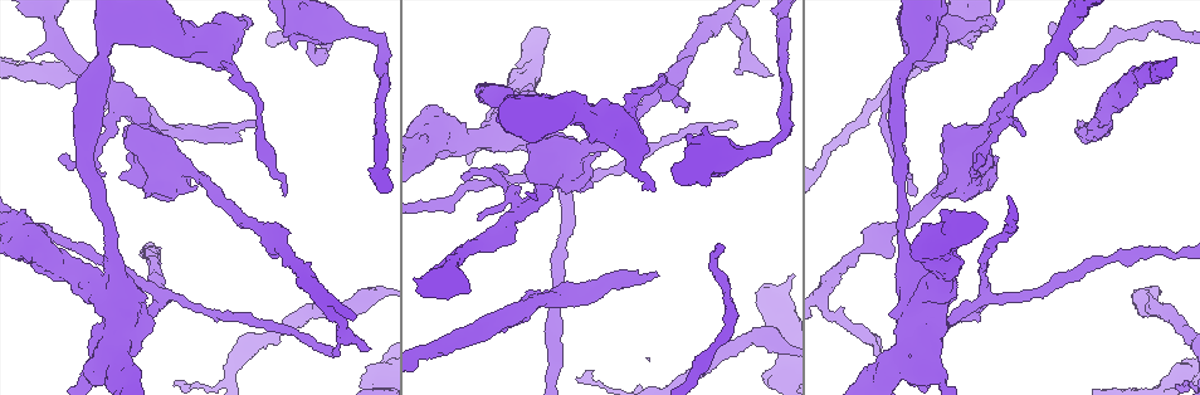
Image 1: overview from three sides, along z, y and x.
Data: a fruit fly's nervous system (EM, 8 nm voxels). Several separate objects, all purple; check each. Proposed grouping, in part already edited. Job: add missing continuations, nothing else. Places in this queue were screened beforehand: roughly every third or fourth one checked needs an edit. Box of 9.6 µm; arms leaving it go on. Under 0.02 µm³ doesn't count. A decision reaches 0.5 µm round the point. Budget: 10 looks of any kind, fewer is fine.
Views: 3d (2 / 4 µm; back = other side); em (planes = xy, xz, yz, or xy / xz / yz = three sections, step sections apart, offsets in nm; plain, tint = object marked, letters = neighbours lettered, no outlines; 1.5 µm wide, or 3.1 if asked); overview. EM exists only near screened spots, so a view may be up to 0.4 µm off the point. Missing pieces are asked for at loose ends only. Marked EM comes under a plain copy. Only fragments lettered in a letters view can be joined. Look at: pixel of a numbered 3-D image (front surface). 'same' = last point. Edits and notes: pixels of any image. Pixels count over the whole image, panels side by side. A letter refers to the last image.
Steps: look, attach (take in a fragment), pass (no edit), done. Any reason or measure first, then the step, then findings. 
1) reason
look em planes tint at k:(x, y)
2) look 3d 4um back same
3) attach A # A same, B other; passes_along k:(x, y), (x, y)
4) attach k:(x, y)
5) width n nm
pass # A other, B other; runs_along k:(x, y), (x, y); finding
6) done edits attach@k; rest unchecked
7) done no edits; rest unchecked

an open end
look em xy step 8 tint at 1:(990, 26)

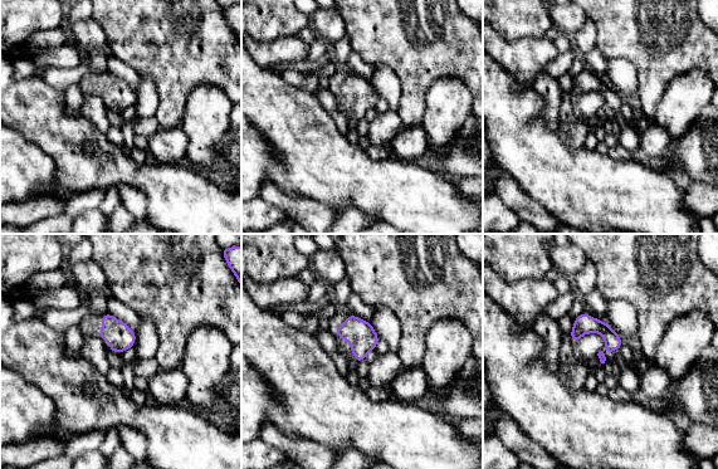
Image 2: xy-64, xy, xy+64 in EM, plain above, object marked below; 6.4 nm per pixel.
look em planes letters same

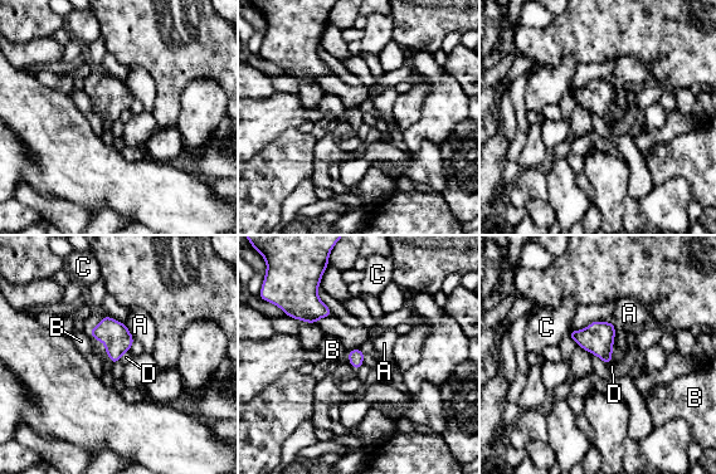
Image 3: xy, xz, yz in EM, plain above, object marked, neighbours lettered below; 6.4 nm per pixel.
pass # A other, B other, C other, D other; border 3:(128, 350), (120, 358); no lettered fragment goes on from it

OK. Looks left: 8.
long arm stops here
look 3d 2um at 1:(718, 244)

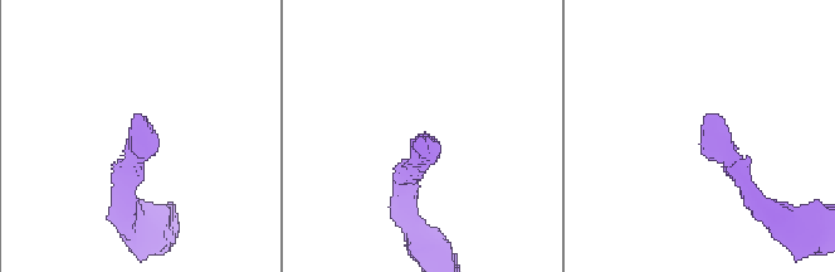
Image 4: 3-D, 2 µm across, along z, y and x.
now the EM
look em yz step 4 tint at 4:(418, 149)

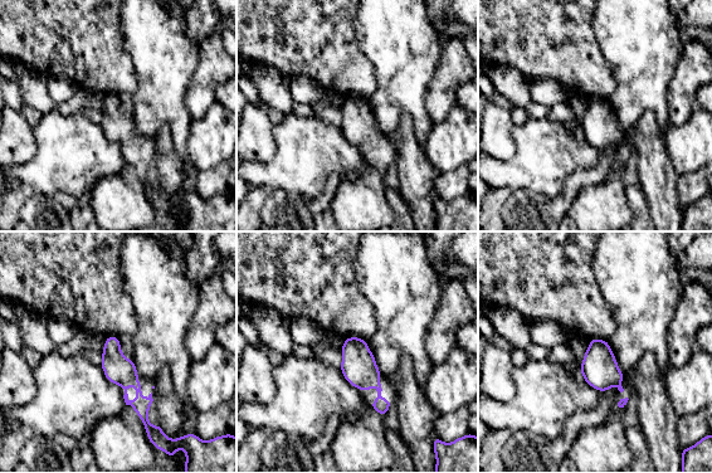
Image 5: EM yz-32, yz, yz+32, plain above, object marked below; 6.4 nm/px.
another direction
look em planes letters same

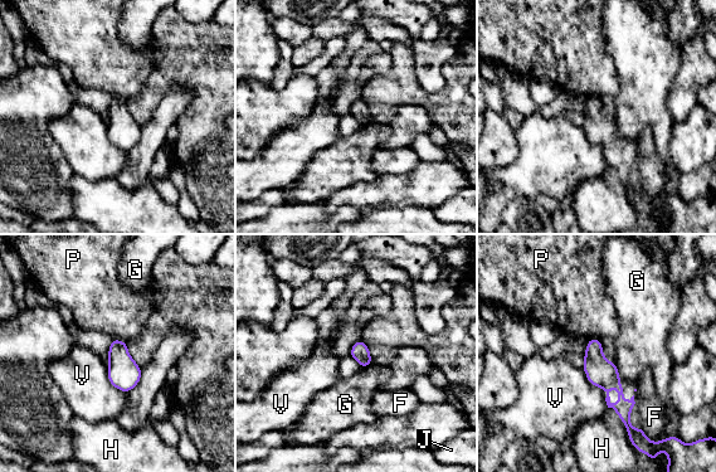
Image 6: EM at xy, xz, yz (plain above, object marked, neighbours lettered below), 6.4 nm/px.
width 110 nm; longest_contact H 280 nm
pass # F other, G other, H other, J other, P other, V other; no lettered fragment goes on from it

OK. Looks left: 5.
thick end
look em yz step 8 letters at 1:(600, 150)

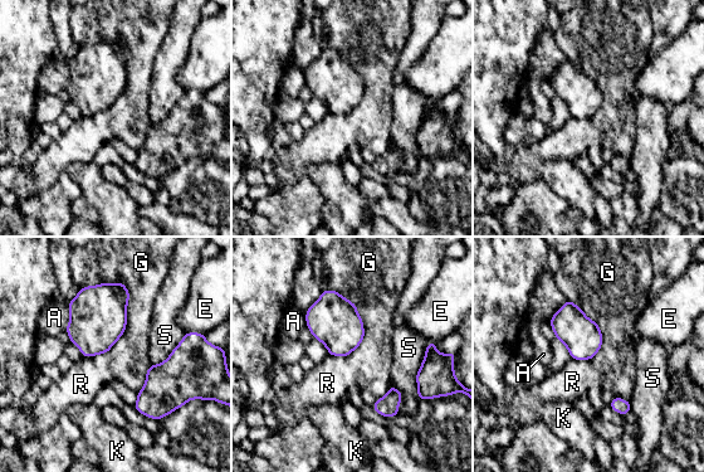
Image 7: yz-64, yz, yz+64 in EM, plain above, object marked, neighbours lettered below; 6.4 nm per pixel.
longest_contact G 400 nm
pass # A other, E other, G other, K other, R other, S other; no lettered fragment goes on from it

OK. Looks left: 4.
an open end
look 3d 4um back at 1:(120, 177)

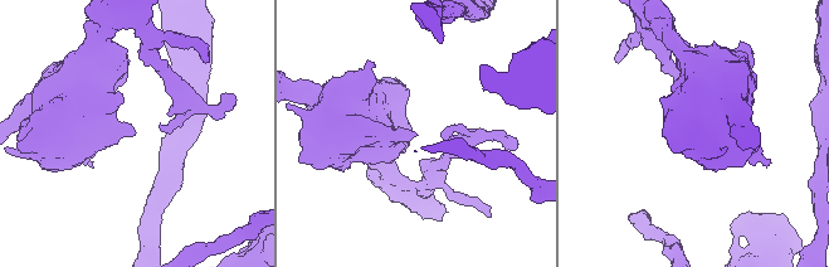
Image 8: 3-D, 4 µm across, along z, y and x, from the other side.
need the tissue
look em planes letters at 8:(417, 135)

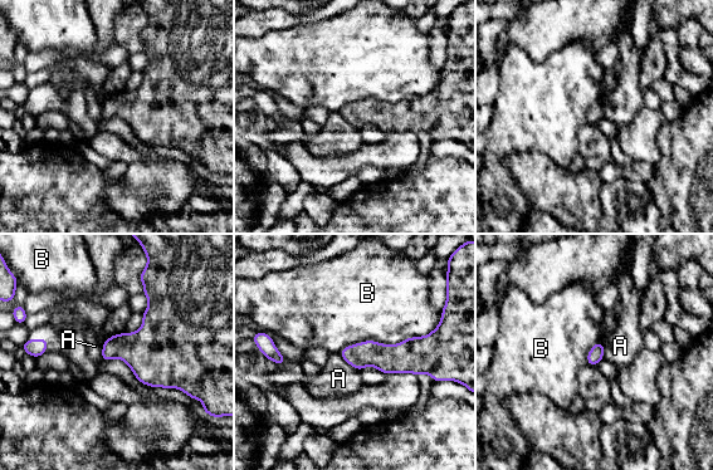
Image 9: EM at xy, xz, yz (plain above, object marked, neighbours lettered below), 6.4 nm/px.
pass # A other, B other; border 9:(340, 353), (359, 371); none of them fits

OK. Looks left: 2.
done no edits; rest unchecked

